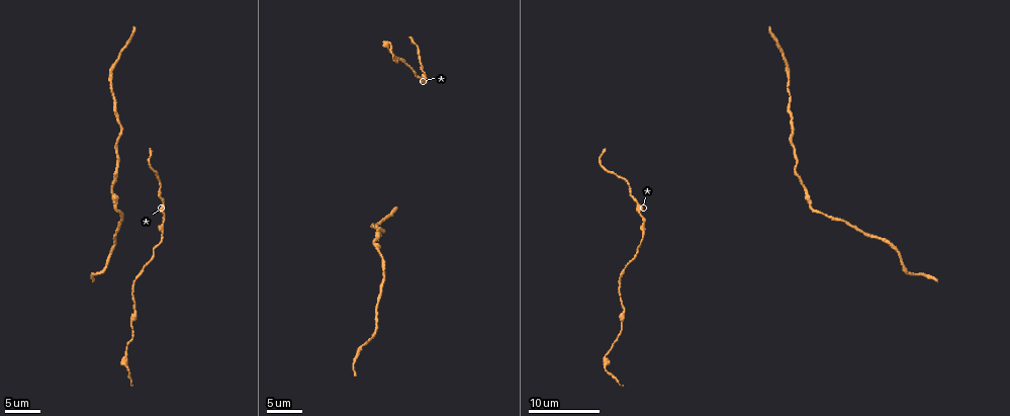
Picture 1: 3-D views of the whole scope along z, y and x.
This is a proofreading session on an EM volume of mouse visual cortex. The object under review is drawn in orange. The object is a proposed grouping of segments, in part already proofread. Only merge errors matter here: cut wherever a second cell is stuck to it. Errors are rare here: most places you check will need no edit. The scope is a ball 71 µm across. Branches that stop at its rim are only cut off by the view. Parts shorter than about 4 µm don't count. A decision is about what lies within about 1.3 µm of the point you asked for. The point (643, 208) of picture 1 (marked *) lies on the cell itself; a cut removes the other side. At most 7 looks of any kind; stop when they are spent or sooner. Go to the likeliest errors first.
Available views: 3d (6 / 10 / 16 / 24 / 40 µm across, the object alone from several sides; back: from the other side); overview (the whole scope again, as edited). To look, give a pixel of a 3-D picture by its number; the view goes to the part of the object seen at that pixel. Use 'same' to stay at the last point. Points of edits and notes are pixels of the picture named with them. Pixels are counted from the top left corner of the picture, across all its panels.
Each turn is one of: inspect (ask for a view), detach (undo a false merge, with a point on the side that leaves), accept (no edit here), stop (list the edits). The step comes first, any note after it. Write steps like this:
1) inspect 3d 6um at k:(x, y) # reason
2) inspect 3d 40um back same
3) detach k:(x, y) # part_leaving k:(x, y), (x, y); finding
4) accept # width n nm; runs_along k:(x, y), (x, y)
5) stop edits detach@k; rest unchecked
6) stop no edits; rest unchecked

inspect 3d 10um at 1:(114, 206) # sudden change in width

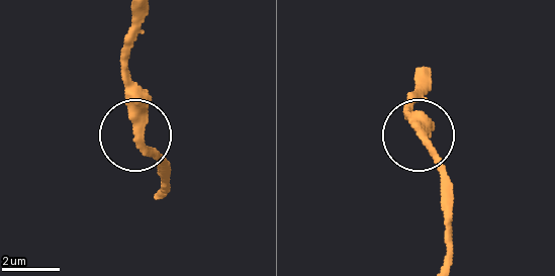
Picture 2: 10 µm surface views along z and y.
inspect 3d 6um at 2:(136, 132)

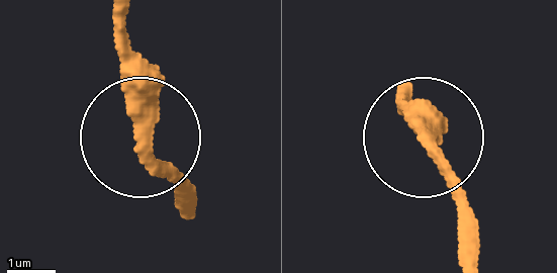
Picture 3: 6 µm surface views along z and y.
accept # width 330 nm; continuous, no second cell

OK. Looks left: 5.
inspect 3d 10um at 1:(794, 172)

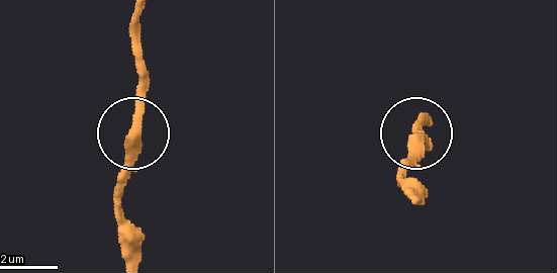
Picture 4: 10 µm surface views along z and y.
accept # side_arm 24 um; all the same cell

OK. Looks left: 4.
inspect 3d 10um at 1:(136, 279) # thick turns thin

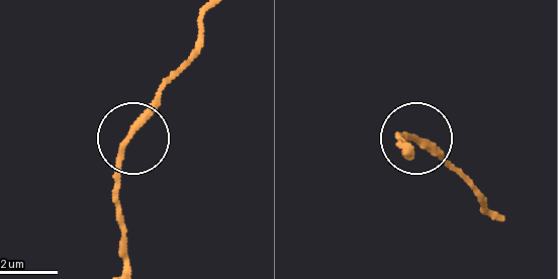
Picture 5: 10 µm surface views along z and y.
inspect 3d 6um at 5:(410, 137) # zoom in

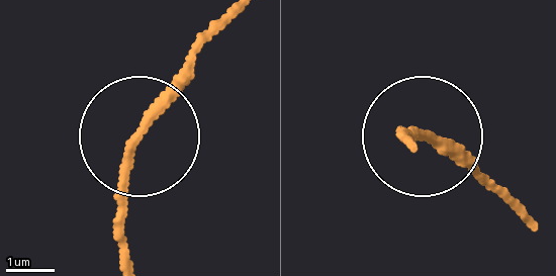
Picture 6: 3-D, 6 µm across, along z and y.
accept # runs_along 6:(232, 18), (138, 140), (123, 187), (123, 256); all the same cell

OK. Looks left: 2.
inspect 3d 6um at 1:(785, 66) # calibre changes

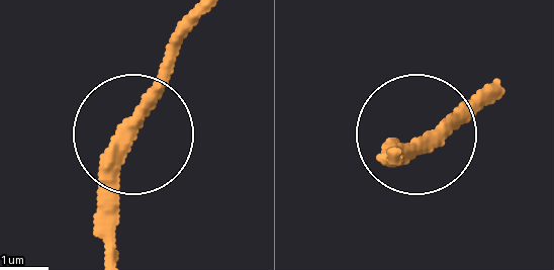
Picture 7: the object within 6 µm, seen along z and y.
accept # runs_along 7:(115, 250), (123, 128), (207, 12); one cell here

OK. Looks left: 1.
stop no edits; rest unchecked

